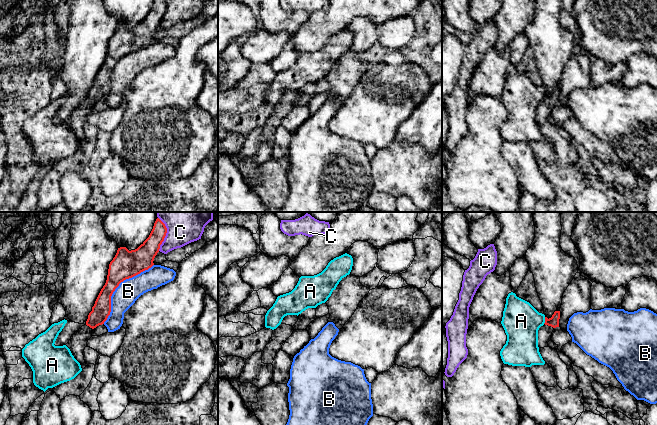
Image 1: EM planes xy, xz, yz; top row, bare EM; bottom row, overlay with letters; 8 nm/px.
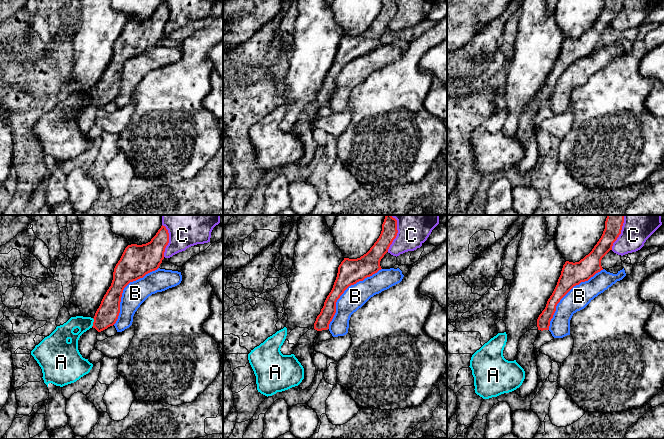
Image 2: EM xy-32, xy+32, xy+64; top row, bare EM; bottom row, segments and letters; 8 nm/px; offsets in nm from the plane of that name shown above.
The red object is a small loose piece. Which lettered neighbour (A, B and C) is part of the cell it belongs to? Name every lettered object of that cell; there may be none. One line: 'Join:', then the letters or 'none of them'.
Join: none of them

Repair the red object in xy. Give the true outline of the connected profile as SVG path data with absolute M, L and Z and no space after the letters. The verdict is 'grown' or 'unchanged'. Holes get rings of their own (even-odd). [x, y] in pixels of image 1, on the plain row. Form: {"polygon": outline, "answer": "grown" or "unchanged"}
{"polygon": "M154 0L149 13L135 26L129 27L126 23L120 23L113 36L109 40L107 56L101 65L92 87L88 91L86 100L76 107L66 122L70 125L74 134L80 139L82 146L88 141L84 136L84 125L87 123L88 116L92 113L92 106L99 101L104 100L111 88L111 72L121 58L132 54L141 48L151 44L154 39L154 34L159 28L160 21L164 17L167 9L165 0Z", "answer": "grown"}

